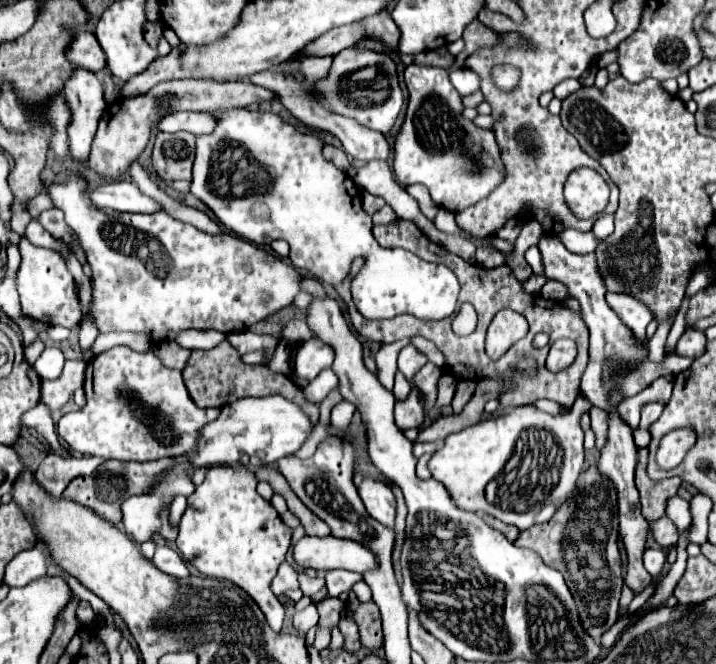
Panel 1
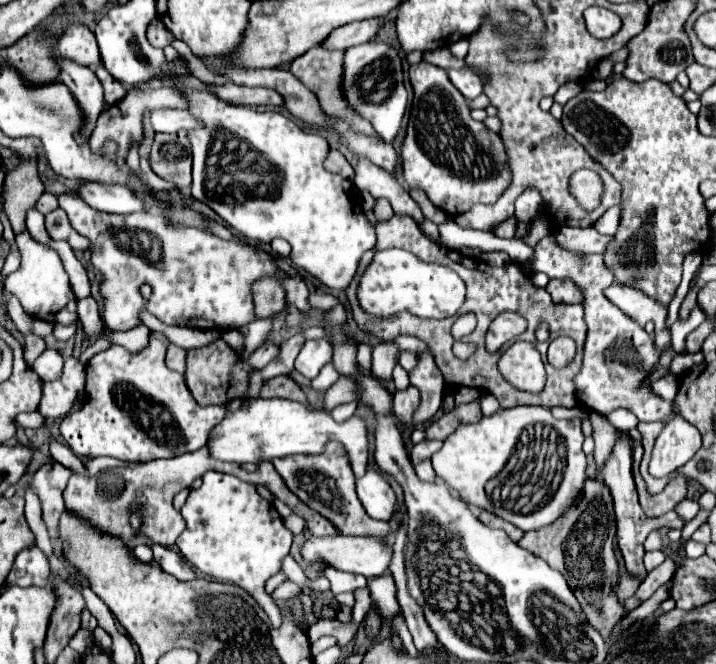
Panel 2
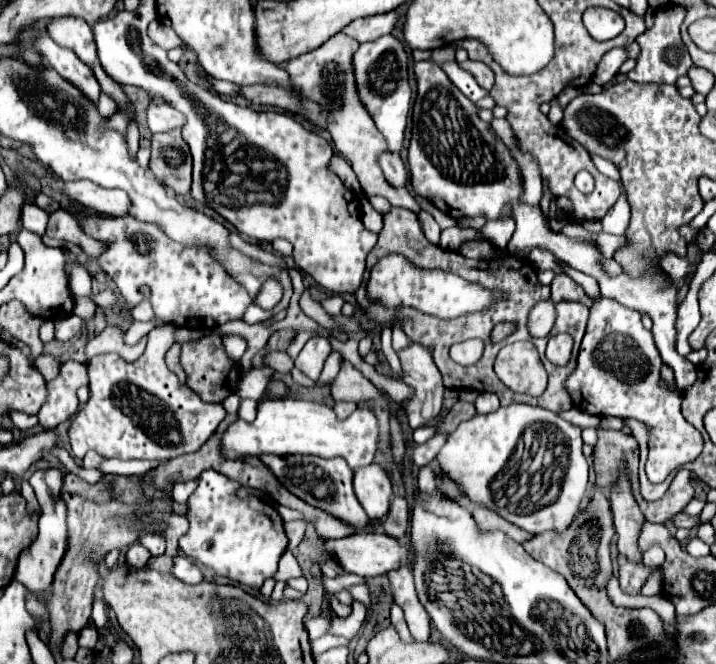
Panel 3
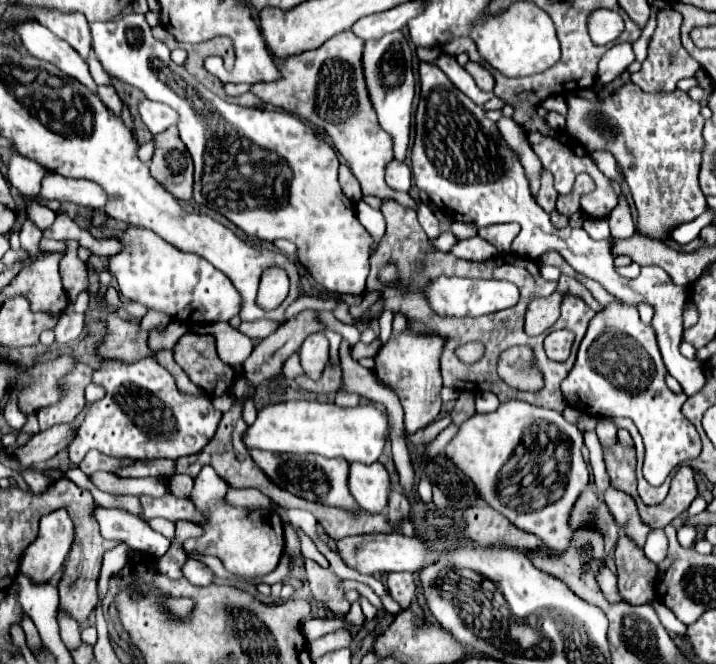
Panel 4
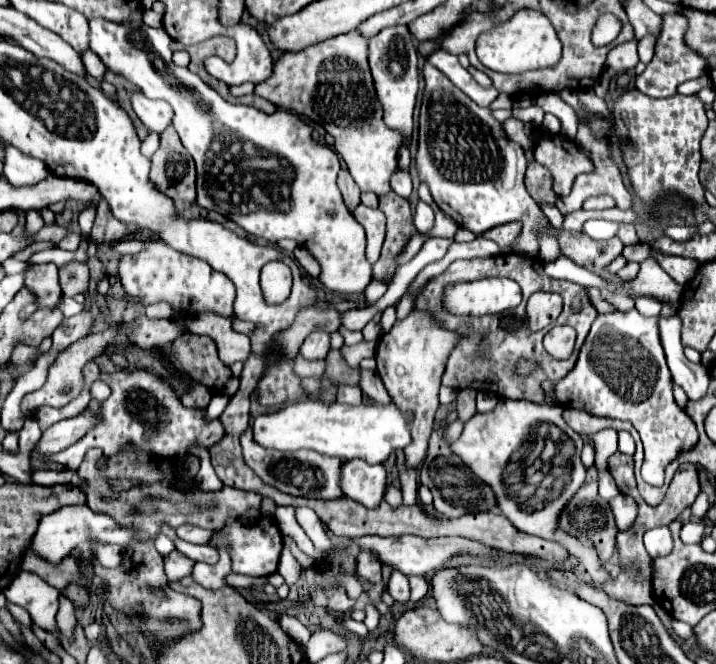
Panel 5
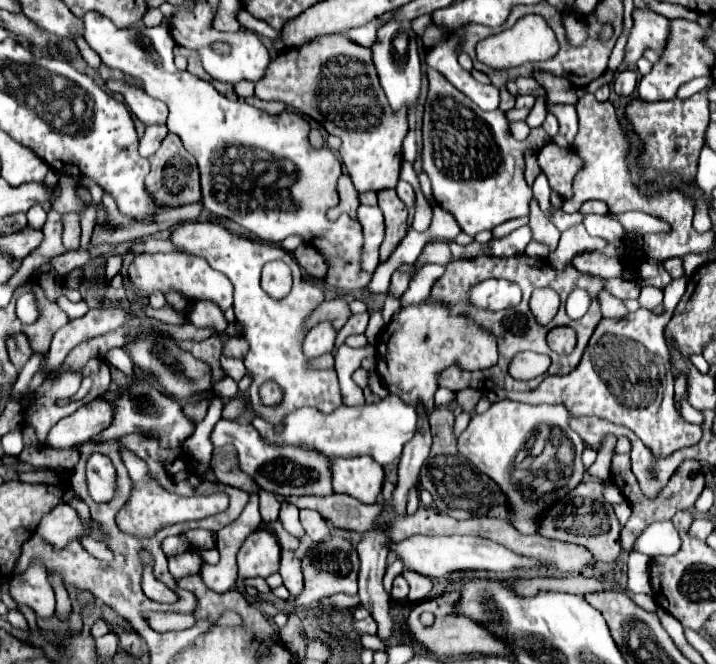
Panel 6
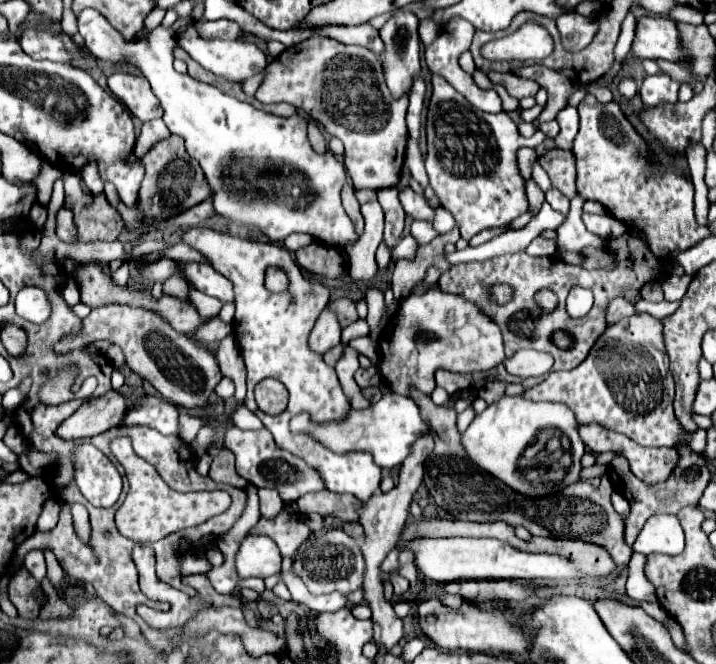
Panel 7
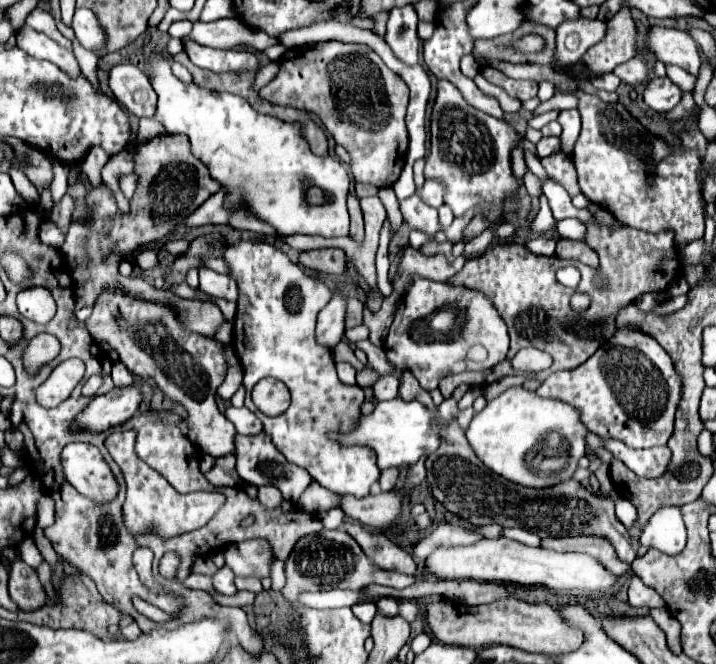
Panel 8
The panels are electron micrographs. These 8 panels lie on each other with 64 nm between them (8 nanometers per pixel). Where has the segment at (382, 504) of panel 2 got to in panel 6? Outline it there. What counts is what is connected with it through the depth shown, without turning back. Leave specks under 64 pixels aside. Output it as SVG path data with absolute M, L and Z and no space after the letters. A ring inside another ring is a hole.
M370 456L332 458L332 488L364 504L374 504L384 482L384 470Z

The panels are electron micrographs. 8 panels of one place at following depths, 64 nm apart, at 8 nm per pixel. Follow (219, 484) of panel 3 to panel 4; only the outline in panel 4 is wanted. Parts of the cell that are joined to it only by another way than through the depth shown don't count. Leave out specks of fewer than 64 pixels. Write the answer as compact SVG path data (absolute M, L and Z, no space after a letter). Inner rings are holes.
M204 466L194 478L194 490L190 498L196 508L206 514L206 522L202 524L204 536L198 540L186 540L184 548L218 556L228 572L240 574L244 578L270 574L284 554L284 530L280 516L276 514L276 510L232 508L224 502L226 490L228 484L210 466Z

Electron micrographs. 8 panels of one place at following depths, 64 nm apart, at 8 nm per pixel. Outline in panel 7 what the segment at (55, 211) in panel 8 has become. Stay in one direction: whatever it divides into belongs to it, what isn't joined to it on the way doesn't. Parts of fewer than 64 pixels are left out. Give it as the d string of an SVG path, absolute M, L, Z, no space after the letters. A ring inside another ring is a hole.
M60 208L56 214L56 234L62 242L74 242L76 240L76 228L72 222L72 210L70 208Z

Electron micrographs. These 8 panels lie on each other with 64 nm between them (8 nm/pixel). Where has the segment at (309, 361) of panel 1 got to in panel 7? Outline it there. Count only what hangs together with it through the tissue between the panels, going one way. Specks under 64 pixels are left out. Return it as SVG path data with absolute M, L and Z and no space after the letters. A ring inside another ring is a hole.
M326 308L322 310L322 314L318 316L316 320L316 326L310 334L310 348L314 352L326 352L330 348L334 348L336 344L340 344L340 322L338 322L338 316L334 310Z

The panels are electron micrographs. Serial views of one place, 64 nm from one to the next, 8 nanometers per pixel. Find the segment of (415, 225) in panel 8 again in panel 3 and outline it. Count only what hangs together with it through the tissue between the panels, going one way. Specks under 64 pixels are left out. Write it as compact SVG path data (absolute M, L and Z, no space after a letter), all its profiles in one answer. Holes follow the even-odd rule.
M386 152L380 156L380 166L382 172L388 180L388 184L392 184L394 188L404 188L408 182L408 170L400 158L400 154L394 152Z

